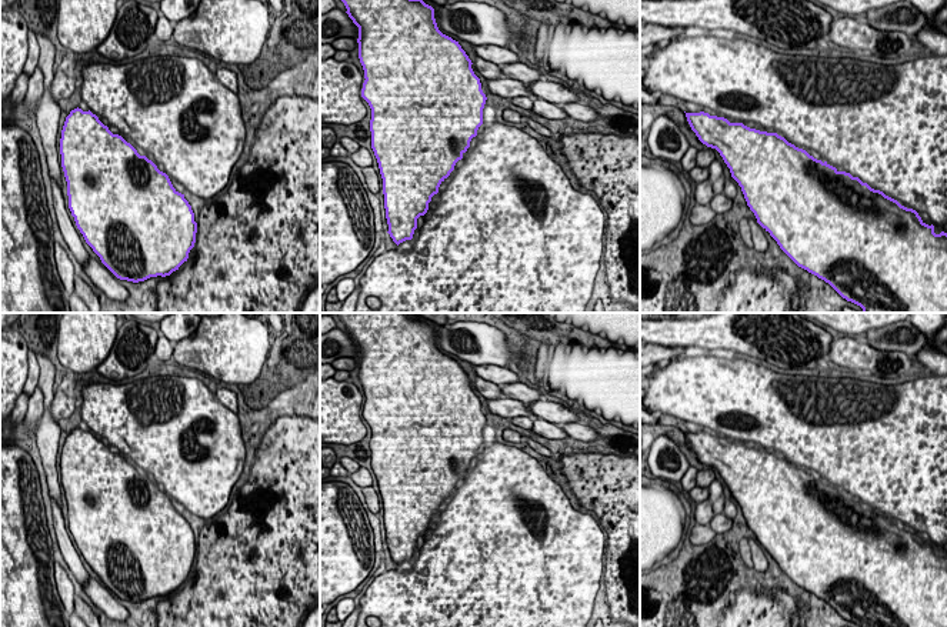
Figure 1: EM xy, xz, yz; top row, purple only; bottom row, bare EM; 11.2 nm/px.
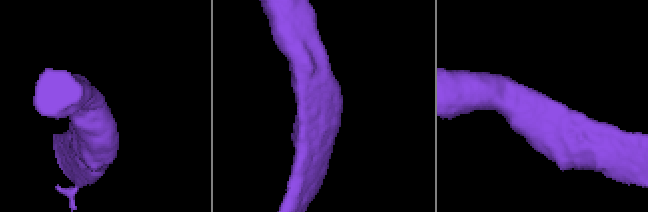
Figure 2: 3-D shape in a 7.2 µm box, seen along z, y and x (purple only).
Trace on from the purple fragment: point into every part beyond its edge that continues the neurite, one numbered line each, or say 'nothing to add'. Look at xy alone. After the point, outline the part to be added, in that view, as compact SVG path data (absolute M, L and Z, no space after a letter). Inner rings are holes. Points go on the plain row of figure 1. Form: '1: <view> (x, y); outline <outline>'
nothing to add

